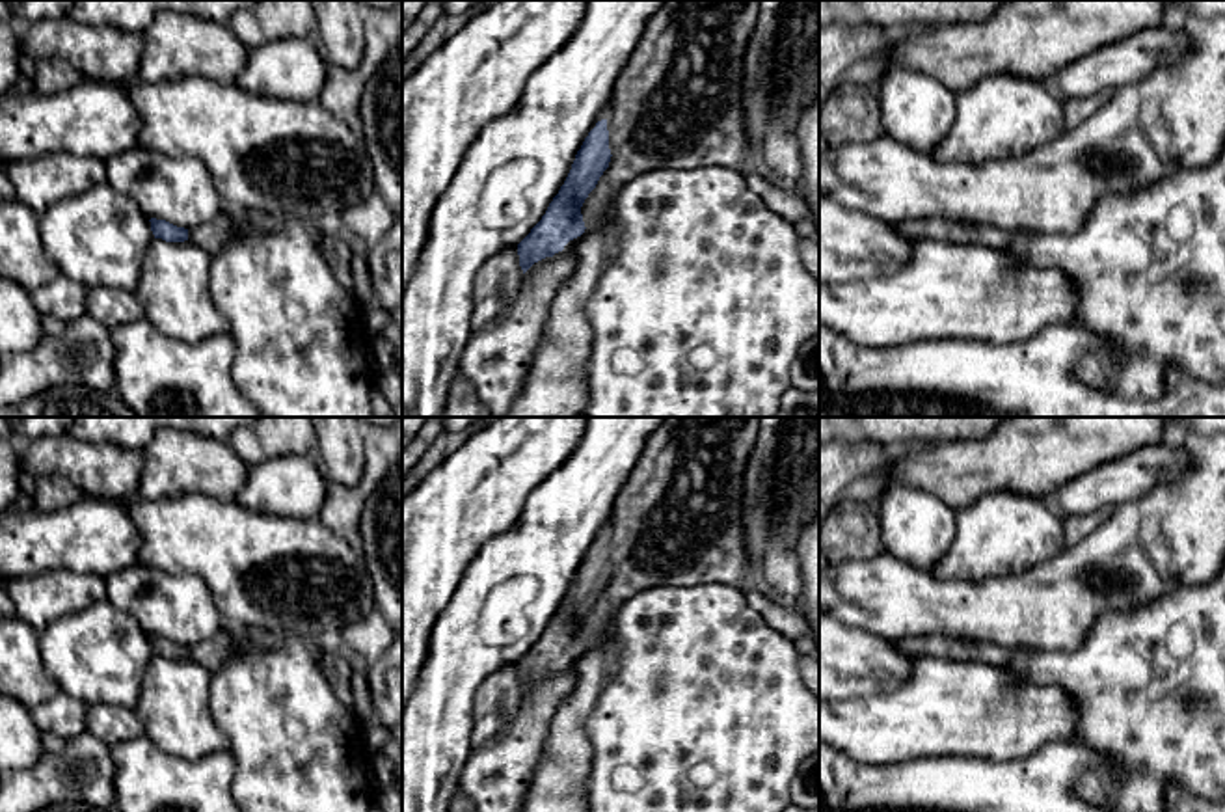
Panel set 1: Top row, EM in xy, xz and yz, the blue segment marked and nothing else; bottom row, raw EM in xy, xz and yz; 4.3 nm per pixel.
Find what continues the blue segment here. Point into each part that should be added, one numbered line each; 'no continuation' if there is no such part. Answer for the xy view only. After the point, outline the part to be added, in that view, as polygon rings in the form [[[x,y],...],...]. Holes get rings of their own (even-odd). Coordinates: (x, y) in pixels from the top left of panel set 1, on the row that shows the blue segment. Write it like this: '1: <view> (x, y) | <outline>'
1: xy (213, 235) | [[[223,207],[220,214],[194,229],[188,229],[188,242],[203,248],[210,255],[218,253],[227,240],[238,231],[236,216],[229,207]]]

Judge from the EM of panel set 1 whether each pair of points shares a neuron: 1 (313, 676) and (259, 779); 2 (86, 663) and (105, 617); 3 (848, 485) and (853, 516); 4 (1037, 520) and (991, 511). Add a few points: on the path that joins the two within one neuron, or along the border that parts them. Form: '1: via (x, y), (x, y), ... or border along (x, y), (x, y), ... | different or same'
1: via (289, 703), (289, 749), (285, 753) | same
2: via (97, 652), (103, 643), (103, 628) | same
3: border along (874, 503), (842, 501), (838, 505) | different
4: via (1026, 516), (1002, 514) | same

